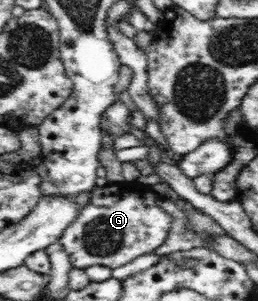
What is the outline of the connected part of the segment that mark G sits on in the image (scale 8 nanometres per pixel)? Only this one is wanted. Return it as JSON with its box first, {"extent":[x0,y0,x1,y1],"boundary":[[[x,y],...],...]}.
{"extent":[58,181,172,268],"boundary":[[[122,181],[95,187],[90,194],[90,201],[79,211],[74,222],[64,228],[58,240],[74,268],[96,265],[118,268],[134,258],[154,253],[168,237],[172,218],[156,206],[160,197],[149,186]]]}

